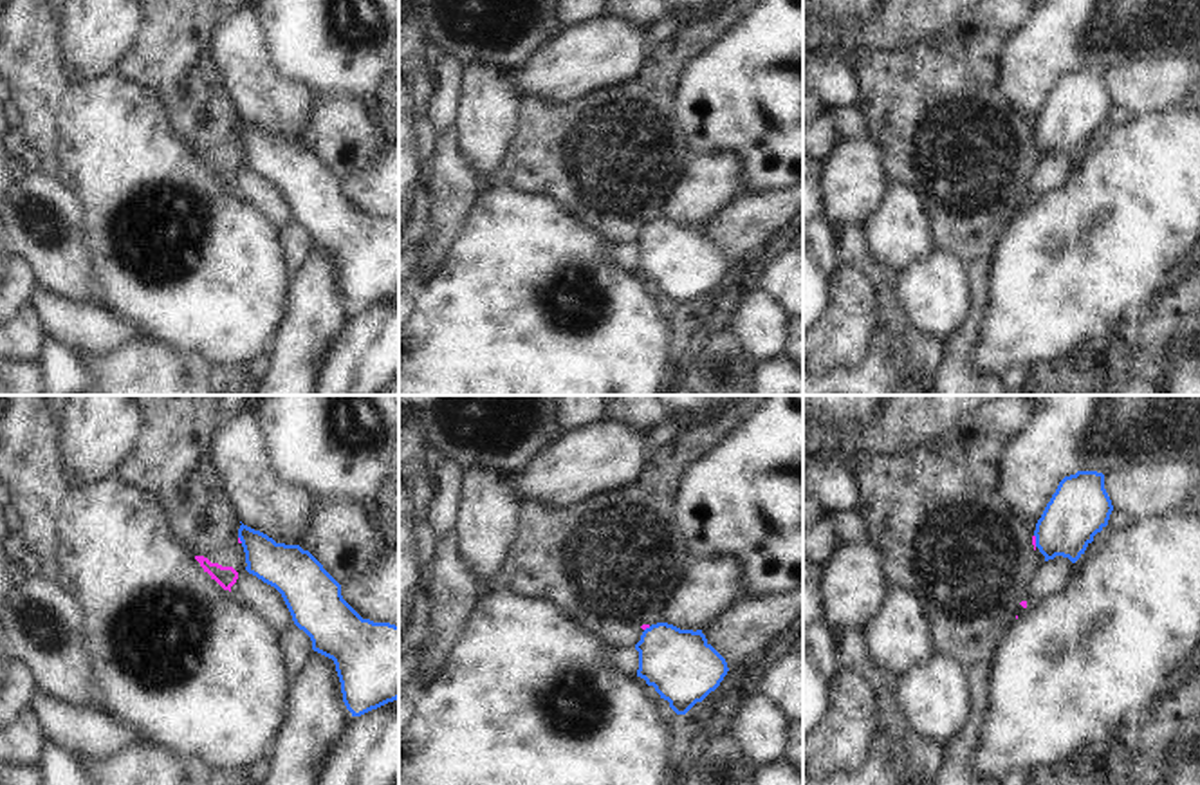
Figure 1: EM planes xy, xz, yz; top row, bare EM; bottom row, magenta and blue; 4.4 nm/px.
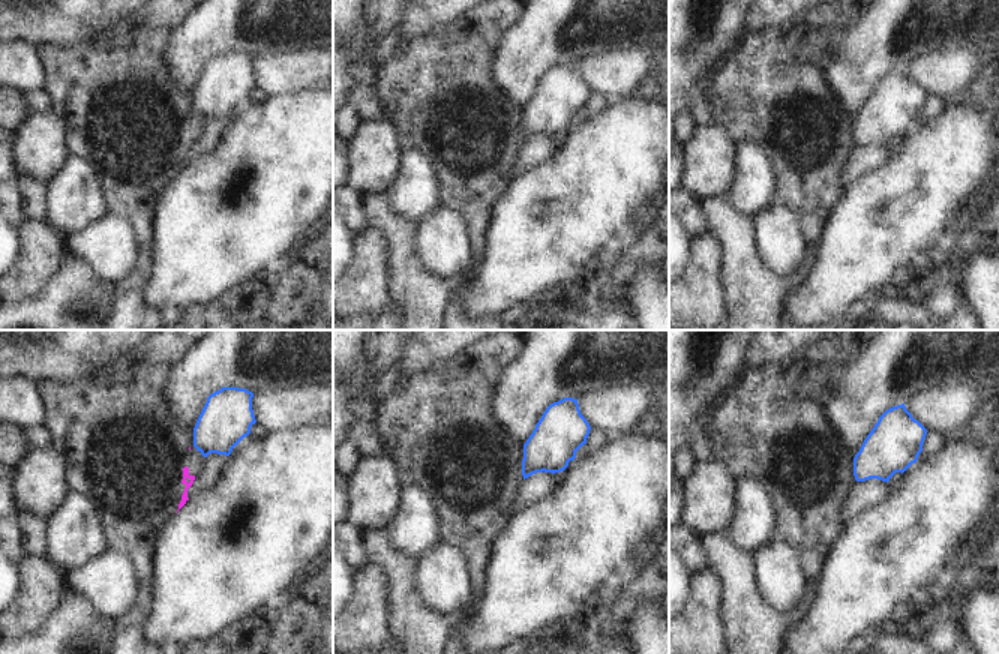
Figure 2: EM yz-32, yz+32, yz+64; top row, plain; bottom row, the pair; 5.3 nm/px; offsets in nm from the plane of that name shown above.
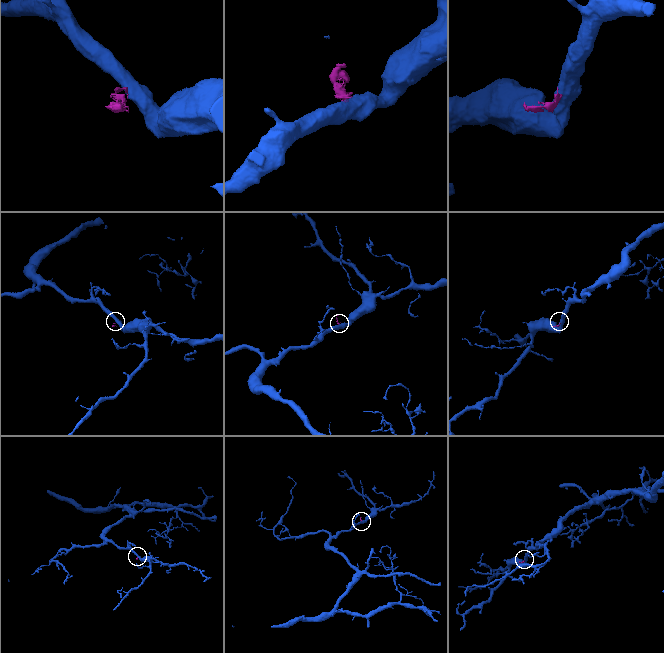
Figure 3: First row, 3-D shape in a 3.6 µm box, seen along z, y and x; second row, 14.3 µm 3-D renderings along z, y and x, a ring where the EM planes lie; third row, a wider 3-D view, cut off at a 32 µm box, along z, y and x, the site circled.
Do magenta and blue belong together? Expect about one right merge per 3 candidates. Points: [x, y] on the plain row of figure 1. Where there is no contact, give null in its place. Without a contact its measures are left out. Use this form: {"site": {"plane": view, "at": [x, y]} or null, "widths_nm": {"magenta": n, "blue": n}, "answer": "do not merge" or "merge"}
{"site": {"plane": "yz", "at": [1034, 136]}, "widths_nm": {"magenta": 20, "blue": 260}, "answer": "do not merge"}

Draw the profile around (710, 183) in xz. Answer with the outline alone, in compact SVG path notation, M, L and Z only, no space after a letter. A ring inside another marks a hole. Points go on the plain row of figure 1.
M691 155L660 218L704 226L738 197L742 180L742 164L734 155Z

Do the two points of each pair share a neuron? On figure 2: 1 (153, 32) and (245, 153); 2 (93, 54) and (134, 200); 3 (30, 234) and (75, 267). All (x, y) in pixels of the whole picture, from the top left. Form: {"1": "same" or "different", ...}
{"1": "different", "2": "same", "3": "different"}

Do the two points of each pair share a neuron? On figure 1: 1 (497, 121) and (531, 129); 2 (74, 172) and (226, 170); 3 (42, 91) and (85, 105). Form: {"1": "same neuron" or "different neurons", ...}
{"1": "different neurons", "2": "different neurons", "3": "different neurons"}

